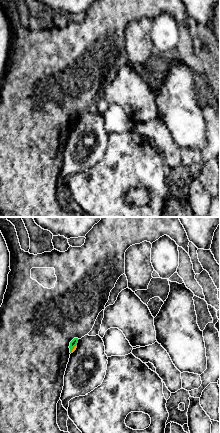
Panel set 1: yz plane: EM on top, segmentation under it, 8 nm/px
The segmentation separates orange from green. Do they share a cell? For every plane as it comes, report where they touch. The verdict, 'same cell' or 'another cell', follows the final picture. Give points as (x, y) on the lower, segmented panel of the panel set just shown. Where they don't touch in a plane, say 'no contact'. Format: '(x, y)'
(74, 348)

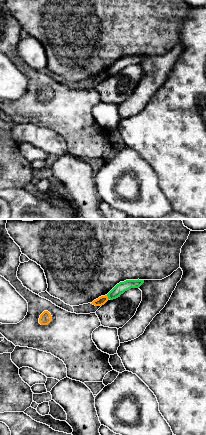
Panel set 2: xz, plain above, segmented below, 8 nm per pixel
(107, 297)

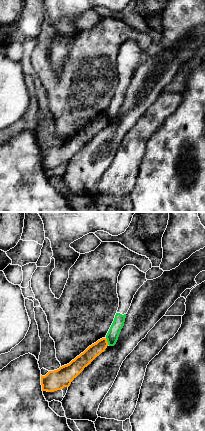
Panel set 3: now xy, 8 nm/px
(106, 341)

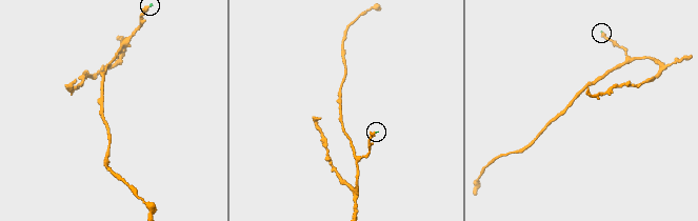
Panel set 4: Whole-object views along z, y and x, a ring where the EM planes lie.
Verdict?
another cell

